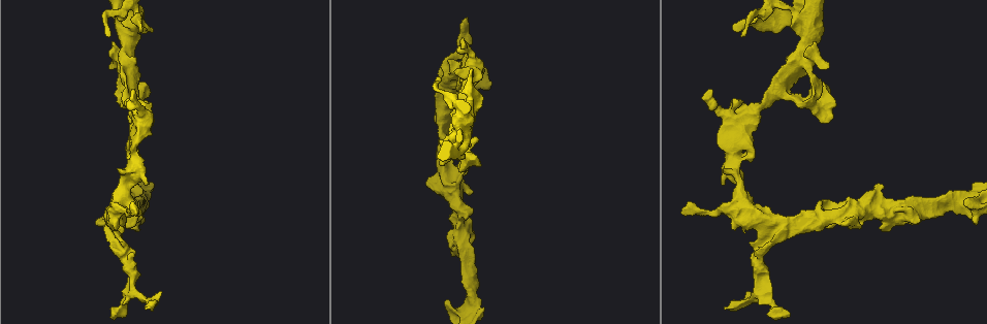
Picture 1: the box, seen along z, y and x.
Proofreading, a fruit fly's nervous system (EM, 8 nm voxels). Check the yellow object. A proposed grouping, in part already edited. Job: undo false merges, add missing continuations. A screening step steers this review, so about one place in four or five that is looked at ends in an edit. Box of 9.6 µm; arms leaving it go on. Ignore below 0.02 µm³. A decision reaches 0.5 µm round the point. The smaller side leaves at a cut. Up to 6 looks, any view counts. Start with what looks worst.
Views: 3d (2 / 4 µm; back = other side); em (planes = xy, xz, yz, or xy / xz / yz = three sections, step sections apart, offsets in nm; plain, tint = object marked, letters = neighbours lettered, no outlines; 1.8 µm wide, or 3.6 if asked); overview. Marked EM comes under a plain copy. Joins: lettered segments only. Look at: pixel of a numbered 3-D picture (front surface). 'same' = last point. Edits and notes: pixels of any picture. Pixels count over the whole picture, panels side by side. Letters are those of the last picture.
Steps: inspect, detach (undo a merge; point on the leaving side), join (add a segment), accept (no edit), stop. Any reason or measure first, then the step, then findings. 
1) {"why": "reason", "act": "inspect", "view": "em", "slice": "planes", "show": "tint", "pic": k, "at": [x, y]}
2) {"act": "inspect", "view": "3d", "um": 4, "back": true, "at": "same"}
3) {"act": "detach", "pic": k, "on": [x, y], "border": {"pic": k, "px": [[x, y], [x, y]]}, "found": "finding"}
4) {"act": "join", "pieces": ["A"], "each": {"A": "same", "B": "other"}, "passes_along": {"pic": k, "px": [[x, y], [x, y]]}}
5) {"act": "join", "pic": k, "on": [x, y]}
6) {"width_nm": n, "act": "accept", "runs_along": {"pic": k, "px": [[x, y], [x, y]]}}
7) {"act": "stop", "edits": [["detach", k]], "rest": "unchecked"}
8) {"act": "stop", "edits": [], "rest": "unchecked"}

{"why": "arms run side by side", "act": "inspect", "view": "3d", "um": 4, "pic": 1, "at": [455, 188]}

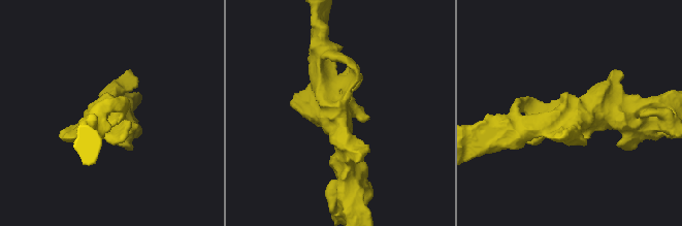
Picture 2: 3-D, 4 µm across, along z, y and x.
{"why": "now the EM", "act": "inspect", "view": "em", "slice": "planes", "show": "letters", "pic": 2, "at": [338, 111]}

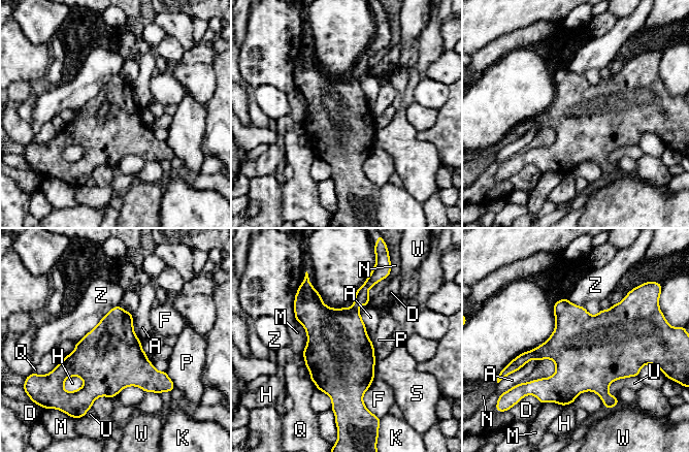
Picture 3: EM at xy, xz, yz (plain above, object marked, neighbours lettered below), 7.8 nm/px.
{"longest_contact_nm": ["Z", 460], "act": "accept", "each": {"A": "other", "D": "other", "F": "other", "H": "other", "K": "other", "M": "other", "N": "other", "P": "other", "Q": "other", "S": "other", "U": "other", "W": "other", "Z": "other"}, "border": {"pic": 3, "px": [[361, 304], [359, 314], [371, 341]]}, "found": "continuous, no second neuron"}

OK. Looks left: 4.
{"why": "abrupt turn", "act": "inspect", "view": "em", "slice": "xy", "step": 8, "show": "letters", "pic": 1, "at": [818, 101]}

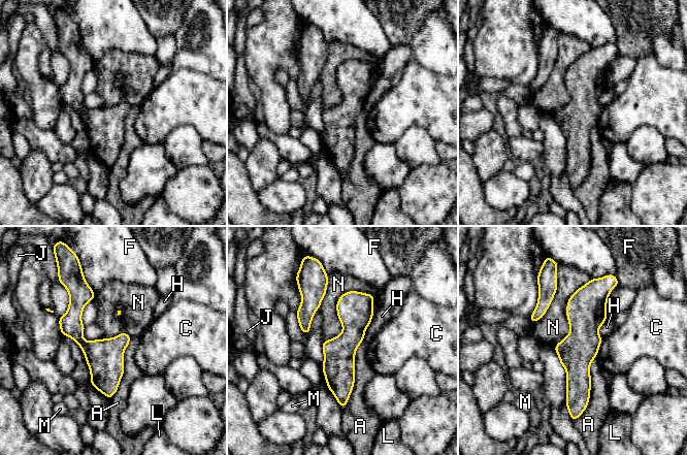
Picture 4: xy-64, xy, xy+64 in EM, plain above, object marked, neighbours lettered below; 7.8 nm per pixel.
{"act": "accept", "each": {"A": "other", "C": "other", "F": "other", "H": "other", "J": "other", "L": "other", "M": "other", "N": "other"}, "border": {"pic": 4, "px": [[374, 296], [346, 291], [324, 340]]}, "found": "all the same neuron"}

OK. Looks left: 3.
{"why": "touches itself", "act": "inspect", "view": "em", "slice": "xz", "step": 4, "show": "tint", "pic": 1, "at": [732, 159]}

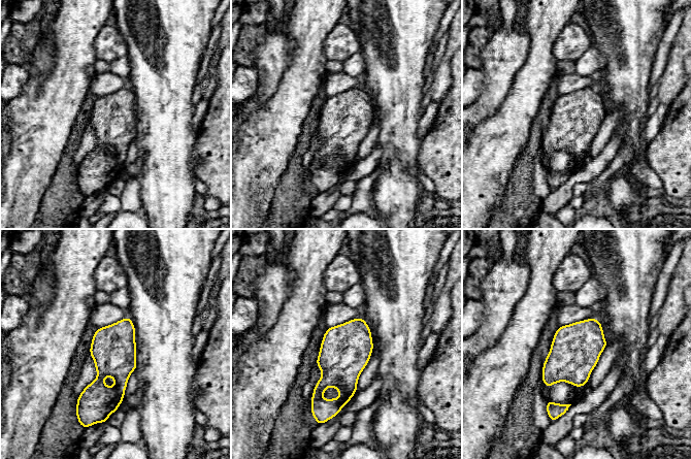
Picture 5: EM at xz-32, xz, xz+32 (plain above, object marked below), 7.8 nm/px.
{"act": "inspect", "view": "em", "slice": "planes", "show": "tint", "at": "same"}

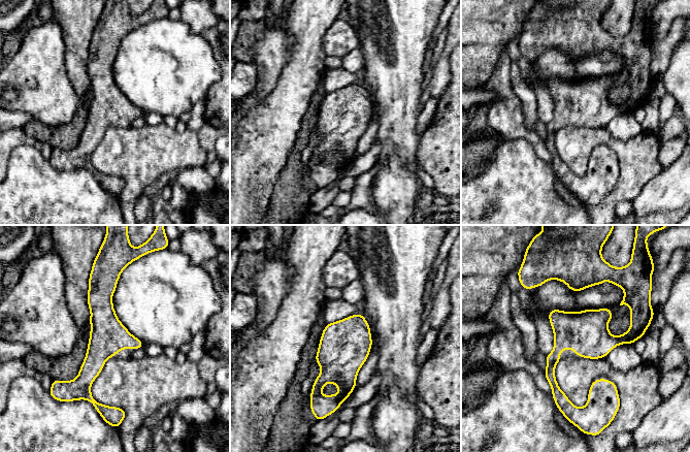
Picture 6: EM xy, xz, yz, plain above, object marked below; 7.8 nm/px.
{"act": "inspect", "view": "em", "slice": "planes", "show": "letters", "at": "same"}

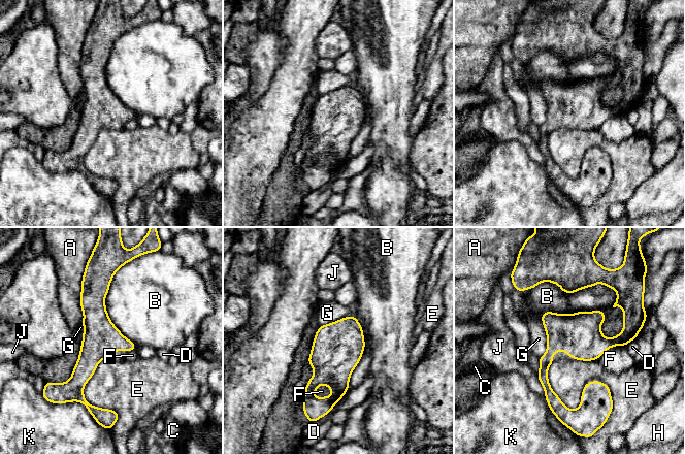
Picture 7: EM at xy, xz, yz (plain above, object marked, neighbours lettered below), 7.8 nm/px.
{"act": "accept", "each": {"A": "other", "B": "other", "C": "other", "D": "other", "E": "other", "F": "other", "G": "other", "H": "other", "J": "other", "K": "other"}, "runs_along": {"pic": 7, "px": [[102, 281], [82, 398]]}, "found": "all the same neuron"}

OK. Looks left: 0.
{"act": "stop", "edits": [], "rest": "unchecked"}

